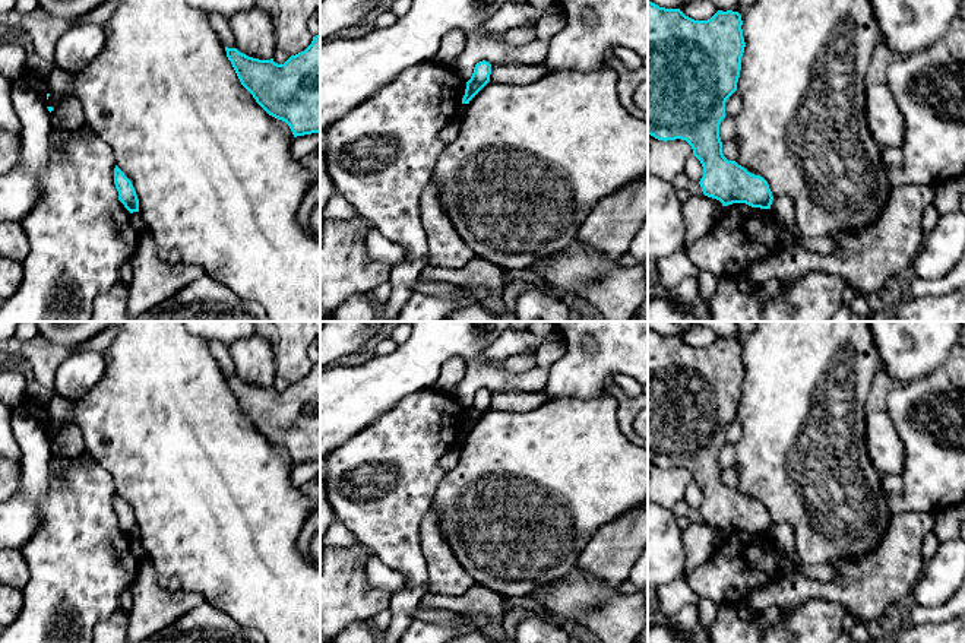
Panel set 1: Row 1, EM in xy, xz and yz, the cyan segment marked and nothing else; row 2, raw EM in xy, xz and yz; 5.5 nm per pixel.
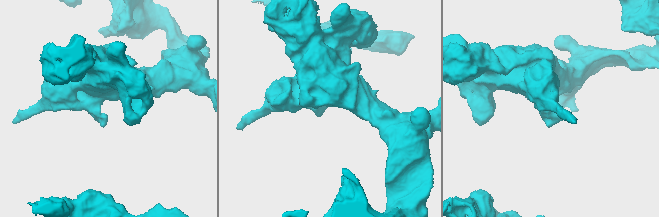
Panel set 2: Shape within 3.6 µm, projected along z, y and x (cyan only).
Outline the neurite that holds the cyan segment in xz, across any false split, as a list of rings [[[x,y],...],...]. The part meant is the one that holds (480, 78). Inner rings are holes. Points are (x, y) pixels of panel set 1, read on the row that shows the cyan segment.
[[[485,60],[480,61],[474,67],[471,79],[466,82],[465,95],[462,104],[469,101],[490,82],[491,64]]]

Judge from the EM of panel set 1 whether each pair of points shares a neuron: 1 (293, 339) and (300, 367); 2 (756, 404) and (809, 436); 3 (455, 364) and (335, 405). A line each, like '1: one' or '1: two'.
1: one
2: one
3: two

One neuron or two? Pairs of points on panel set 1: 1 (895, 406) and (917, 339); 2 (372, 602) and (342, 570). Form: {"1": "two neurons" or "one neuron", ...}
{"1": "two neurons", "2": "one neuron"}

